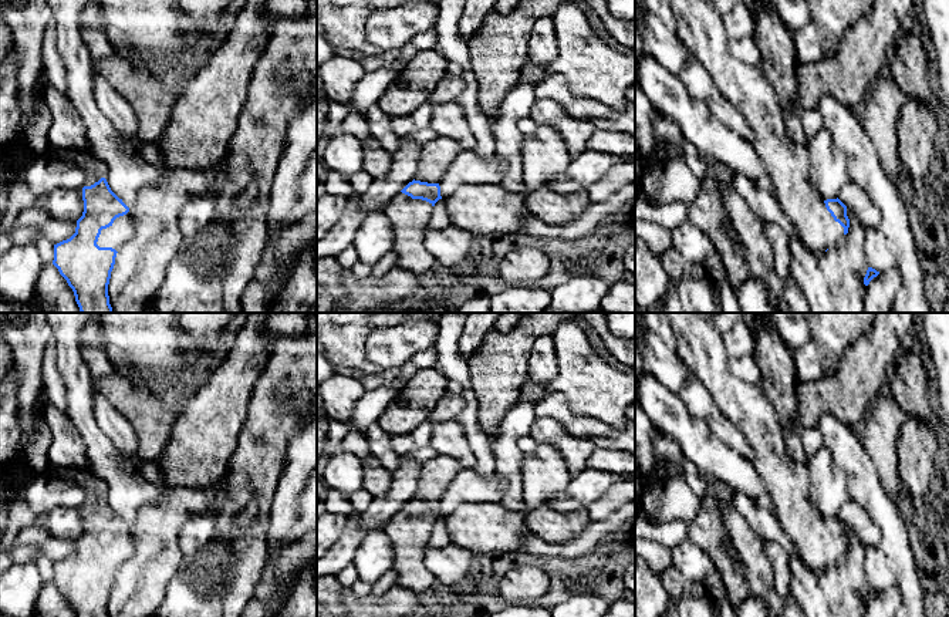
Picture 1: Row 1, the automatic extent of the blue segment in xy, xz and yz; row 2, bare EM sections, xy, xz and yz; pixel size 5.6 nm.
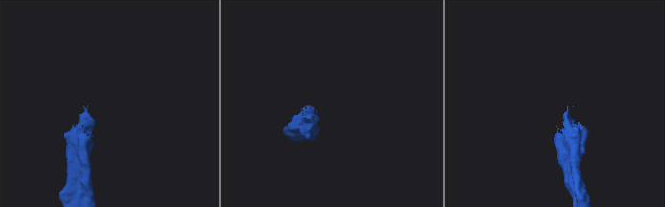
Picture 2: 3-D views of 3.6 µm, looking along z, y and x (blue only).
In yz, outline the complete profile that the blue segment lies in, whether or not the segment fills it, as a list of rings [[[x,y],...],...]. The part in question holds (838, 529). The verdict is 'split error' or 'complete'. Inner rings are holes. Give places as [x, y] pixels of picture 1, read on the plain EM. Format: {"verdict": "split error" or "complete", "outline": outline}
{"verdict": "split error", "outline": [[[665,313],[678,336],[676,353],[695,378],[710,394],[719,411],[743,434],[754,452],[753,466],[761,478],[776,508],[779,523],[787,530],[806,566],[818,573],[838,562],[848,552],[847,525],[837,517],[823,519],[811,502],[808,465],[796,462],[788,454],[784,429],[760,385],[736,378],[727,368],[723,336],[706,313]]]}

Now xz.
{"verdict": "split error", "outline": [[[450,456],[429,459],[422,465],[415,498],[386,523],[384,532],[394,547],[396,586],[422,596],[436,584],[425,566],[425,552],[433,525],[442,517],[439,500],[460,471],[460,463]]]}

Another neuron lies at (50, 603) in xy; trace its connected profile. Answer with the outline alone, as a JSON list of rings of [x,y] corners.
[[[53,581],[41,584],[36,614],[37,617],[75,617],[72,607]]]

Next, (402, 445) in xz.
[[[428,421],[408,435],[391,435],[391,448],[399,456],[405,456],[430,444],[433,425]]]

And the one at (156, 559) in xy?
[[[170,488],[168,495],[138,510],[136,520],[129,527],[135,552],[116,572],[108,603],[109,617],[155,617],[165,600],[168,584],[179,574],[185,560],[179,547],[179,532],[190,515],[207,513],[215,495],[216,488]]]

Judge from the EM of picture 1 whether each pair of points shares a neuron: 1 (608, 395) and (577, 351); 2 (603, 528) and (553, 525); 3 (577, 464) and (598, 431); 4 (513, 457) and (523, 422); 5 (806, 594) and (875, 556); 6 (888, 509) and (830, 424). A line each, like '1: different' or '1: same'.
1: same
2: different
3: different
4: same
5: different
6: same

